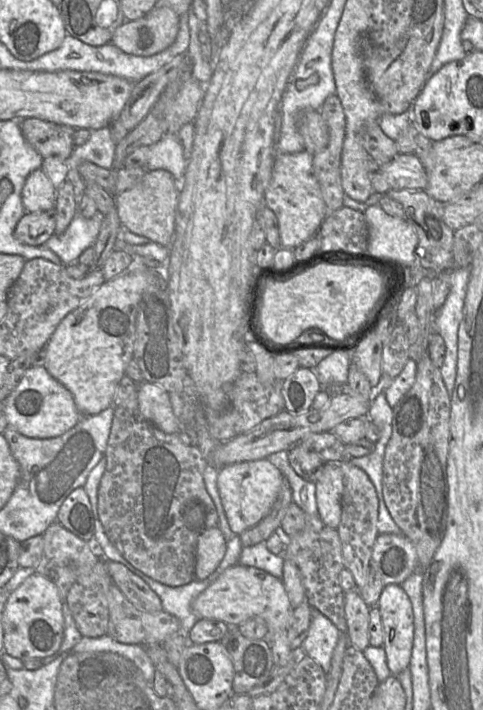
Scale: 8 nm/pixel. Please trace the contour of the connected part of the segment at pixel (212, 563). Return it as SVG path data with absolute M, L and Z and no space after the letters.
M218 526L205 530L197 542L195 579L208 578L220 564L226 549L227 542Z

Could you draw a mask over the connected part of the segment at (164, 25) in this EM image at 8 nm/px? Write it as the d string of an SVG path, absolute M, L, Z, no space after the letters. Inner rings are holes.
M154 7L147 15L121 24L110 43L128 54L151 56L175 41L179 22L179 15L171 8Z

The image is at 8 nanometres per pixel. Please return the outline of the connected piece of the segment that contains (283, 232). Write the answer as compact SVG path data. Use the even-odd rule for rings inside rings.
M306 150L297 153L276 153L264 204L276 215L281 248L294 249L318 232L326 218L325 203L313 173L313 155Z

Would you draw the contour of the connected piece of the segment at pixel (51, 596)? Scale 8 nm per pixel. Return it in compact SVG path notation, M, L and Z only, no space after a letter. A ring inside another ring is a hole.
M40 574L29 575L9 595L2 614L4 651L21 661L44 658L60 648L64 637L62 600L58 588Z

